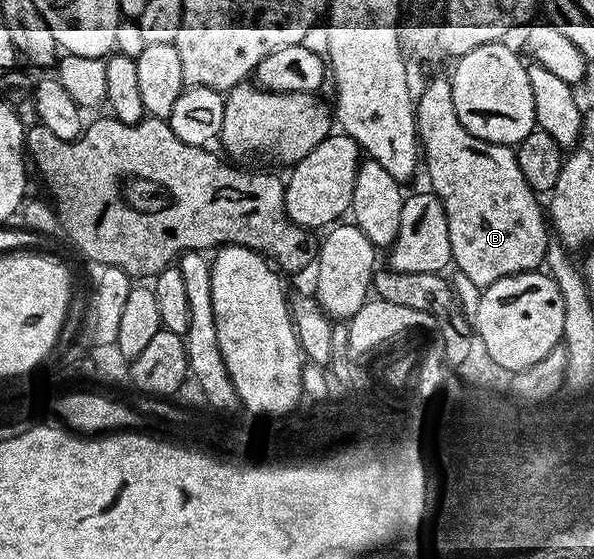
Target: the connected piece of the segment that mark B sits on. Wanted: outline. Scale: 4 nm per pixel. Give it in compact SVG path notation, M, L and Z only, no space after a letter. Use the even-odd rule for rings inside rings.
M448 76L437 77L422 93L420 90L415 108L417 136L423 142L423 173L429 176L428 188L445 205L452 264L480 287L507 275L536 270L544 262L551 233L542 202L541 205L537 202L540 201L538 194L527 187L527 179L523 179L523 171L519 171L516 152L510 146L496 145L471 135L471 131L459 123Z

